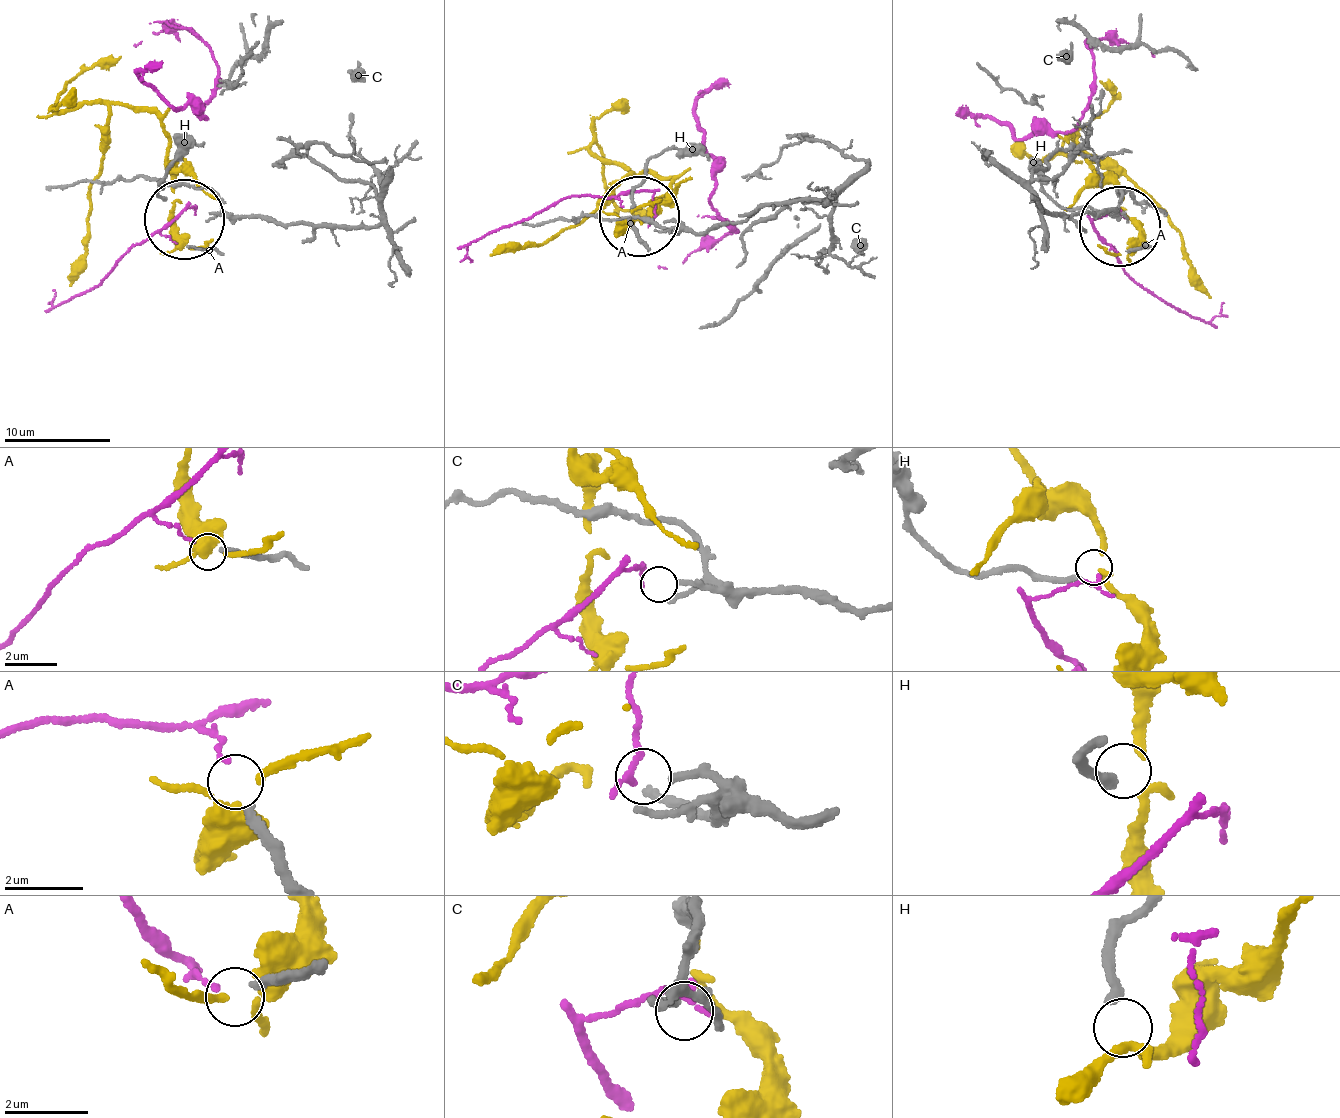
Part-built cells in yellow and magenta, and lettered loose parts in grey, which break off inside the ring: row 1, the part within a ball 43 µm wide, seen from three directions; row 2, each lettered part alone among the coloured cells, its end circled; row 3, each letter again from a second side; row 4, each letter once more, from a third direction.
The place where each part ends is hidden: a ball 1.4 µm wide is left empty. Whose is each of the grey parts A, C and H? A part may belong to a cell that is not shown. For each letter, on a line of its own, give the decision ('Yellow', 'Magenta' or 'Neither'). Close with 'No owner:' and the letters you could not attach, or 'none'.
A: Neither
C: Neither
H: Yellow
No owner: A, C

